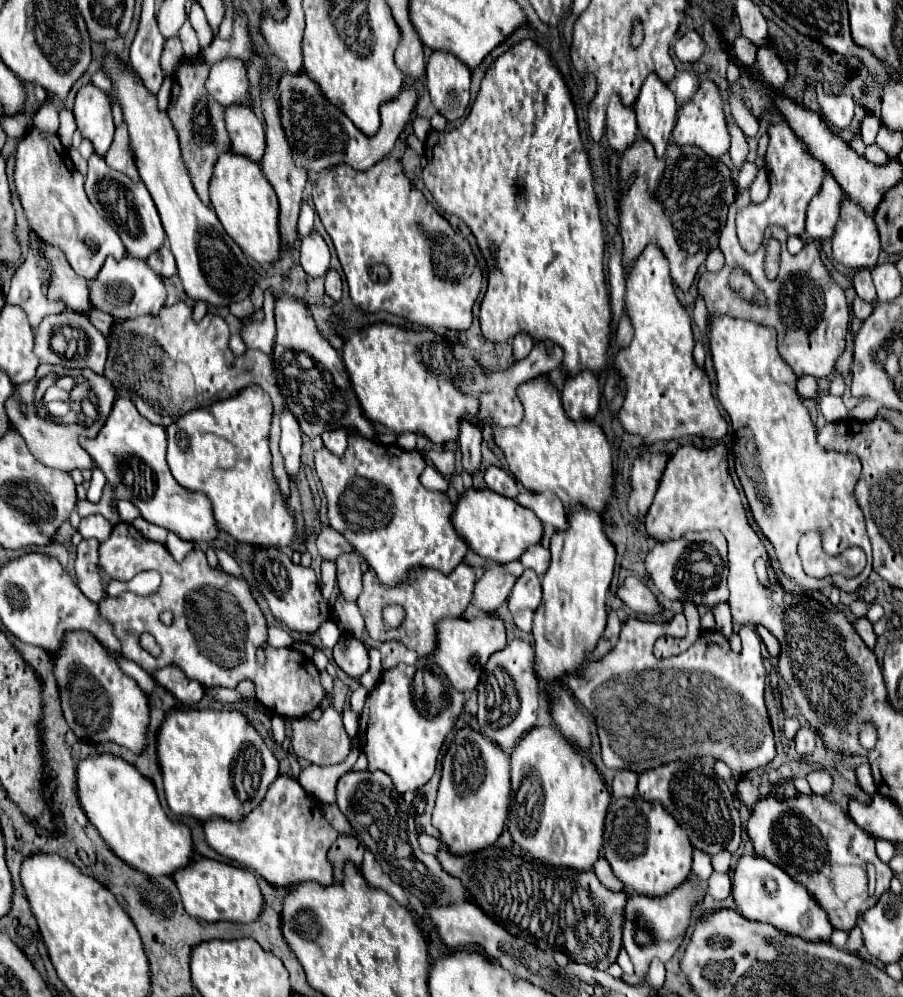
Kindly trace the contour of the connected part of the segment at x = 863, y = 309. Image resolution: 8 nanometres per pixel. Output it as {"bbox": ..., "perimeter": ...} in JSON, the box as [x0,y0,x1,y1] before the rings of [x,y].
{"bbox":[853,297,873,321],"perimeter":[[[855,297],[855,301],[853,301],[853,313],[855,313],[855,317],[859,321],[865,321],[869,317],[869,313],[873,313],[873,305],[861,301],[859,297]]]}

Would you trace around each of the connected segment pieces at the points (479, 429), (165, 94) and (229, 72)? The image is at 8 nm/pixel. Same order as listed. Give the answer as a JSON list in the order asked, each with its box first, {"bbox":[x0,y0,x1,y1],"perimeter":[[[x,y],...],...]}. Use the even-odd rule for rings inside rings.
[{"bbox":[459,419,483,475],"perimeter":[[[463,419],[461,427],[459,427],[459,443],[461,443],[461,451],[463,451],[463,467],[471,475],[475,475],[479,471],[481,441],[483,441],[483,425]]]},{"bbox":[157,75,171,109],"perimeter":[[[165,75],[165,81],[163,81],[161,87],[163,87],[163,89],[157,93],[159,107],[161,107],[161,109],[167,109],[169,101],[171,101],[171,81],[169,81],[169,75]]]},{"bbox":[205,59,249,105],"perimeter":[[[223,59],[213,65],[209,79],[205,83],[205,93],[211,95],[221,105],[243,103],[247,105],[249,81],[247,67],[239,59]]]}]

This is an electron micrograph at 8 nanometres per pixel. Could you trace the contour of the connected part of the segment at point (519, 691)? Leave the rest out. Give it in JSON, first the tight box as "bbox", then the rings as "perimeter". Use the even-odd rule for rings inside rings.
{"bbox":[477,639,541,749],"perimeter":[[[513,639],[505,649],[493,653],[493,657],[485,665],[485,673],[481,685],[477,687],[479,693],[479,725],[481,733],[503,745],[503,749],[511,749],[521,735],[533,729],[537,721],[537,709],[541,699],[541,687],[537,683],[537,675],[533,669],[535,651],[523,639]]]}

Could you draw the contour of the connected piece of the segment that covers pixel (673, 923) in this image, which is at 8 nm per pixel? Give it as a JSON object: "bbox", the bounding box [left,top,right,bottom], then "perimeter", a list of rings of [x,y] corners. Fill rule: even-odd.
{"bbox":[623,879,701,981],"perimeter":[[[687,879],[675,891],[679,893],[669,893],[665,897],[647,897],[647,895],[627,897],[627,907],[625,907],[625,917],[623,917],[623,949],[629,953],[639,981],[645,981],[645,975],[653,959],[661,959],[663,963],[667,963],[673,957],[689,925],[691,907],[697,901],[691,891],[701,891],[701,889],[695,887]]]}

